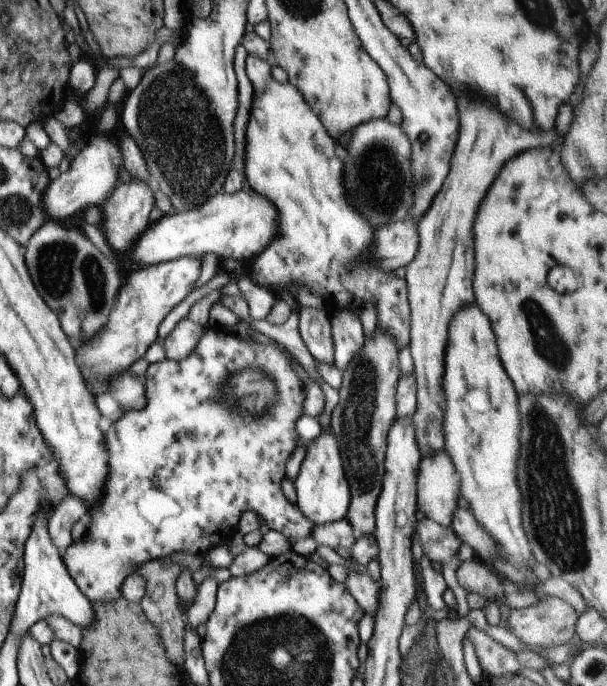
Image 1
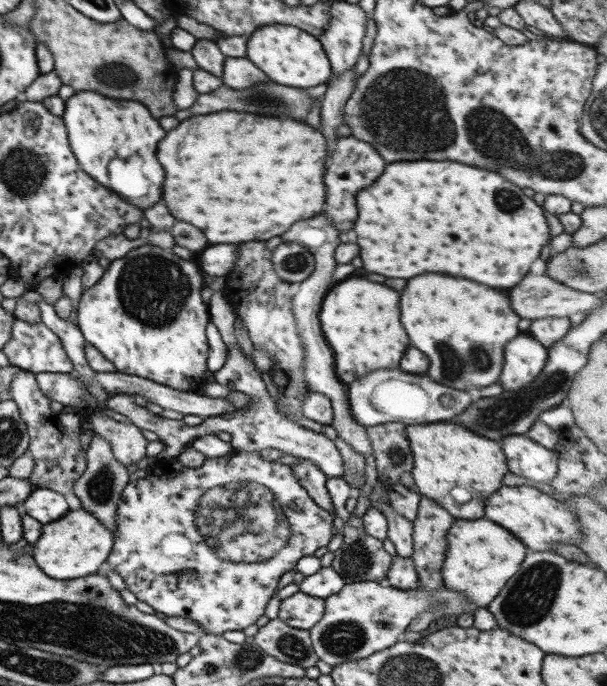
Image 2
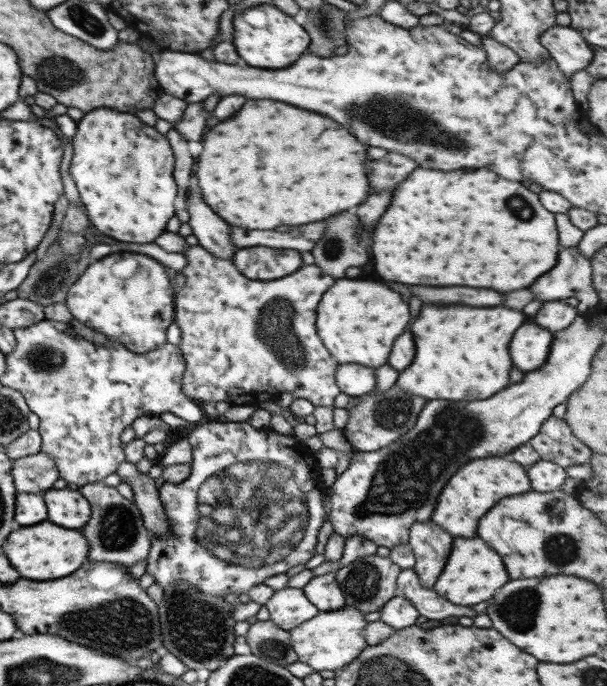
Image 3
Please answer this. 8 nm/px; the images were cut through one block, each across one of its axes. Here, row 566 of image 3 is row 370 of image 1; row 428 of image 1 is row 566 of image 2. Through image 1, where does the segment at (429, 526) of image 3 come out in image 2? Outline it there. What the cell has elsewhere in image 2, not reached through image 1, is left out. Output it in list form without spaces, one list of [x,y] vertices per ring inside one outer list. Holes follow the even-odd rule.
[[[420,496],[416,517],[412,521],[412,555],[411,560],[418,576],[419,586],[427,589],[430,593],[441,588],[441,566],[444,561],[446,544],[445,534],[451,526],[453,518],[444,508],[437,505],[433,500]]]

